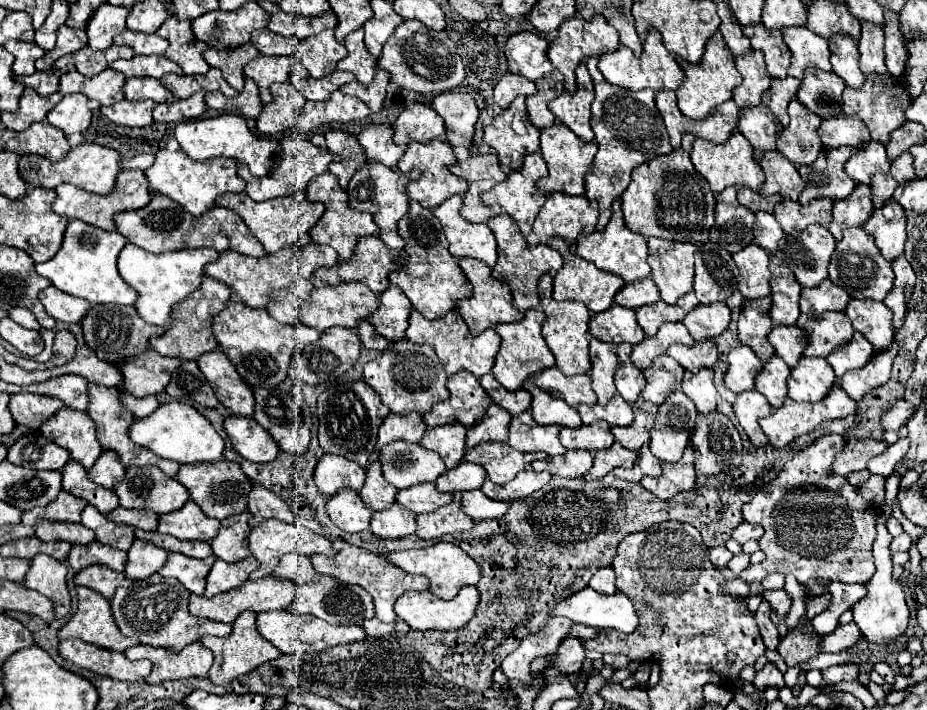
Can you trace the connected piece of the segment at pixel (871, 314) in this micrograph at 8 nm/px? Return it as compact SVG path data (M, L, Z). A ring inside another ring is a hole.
M852 299L846 307L846 315L850 317L856 331L860 331L876 351L886 351L894 343L894 327L892 327L892 311L872 299Z

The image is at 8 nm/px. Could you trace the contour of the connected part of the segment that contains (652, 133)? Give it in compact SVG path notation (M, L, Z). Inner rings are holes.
M590 57L586 61L586 67L588 67L590 75L592 75L594 89L596 89L596 97L592 101L592 119L590 119L590 123L592 123L592 131L596 135L598 147L600 147L598 153L596 153L596 159L594 159L592 173L586 175L586 197L590 201L598 203L600 217L598 217L596 229L604 231L604 227L608 225L608 221L612 217L612 205L616 201L620 201L620 195L626 191L632 171L640 163L646 163L648 159L668 155L672 151L672 145L668 141L668 133L666 133L662 115L656 109L652 91L628 91L628 89L612 87L602 77L602 73L598 71L598 57ZM630 115L636 115L638 125L644 125L644 129L634 127L634 133L632 133L632 127L622 129L622 125L630 125L630 123L626 123L626 119Z

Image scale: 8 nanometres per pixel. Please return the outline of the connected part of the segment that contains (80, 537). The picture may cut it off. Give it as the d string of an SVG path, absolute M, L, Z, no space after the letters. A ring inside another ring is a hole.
M38 523L36 537L40 541L68 541L72 545L88 545L96 541L96 535L92 529L80 525L80 523Z

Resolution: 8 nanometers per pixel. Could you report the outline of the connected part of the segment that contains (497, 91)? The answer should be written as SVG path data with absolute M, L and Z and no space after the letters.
M508 73L504 75L496 87L494 87L494 101L506 109L518 95L524 95L524 97L530 97L536 93L536 85L520 75L514 75L514 73Z

